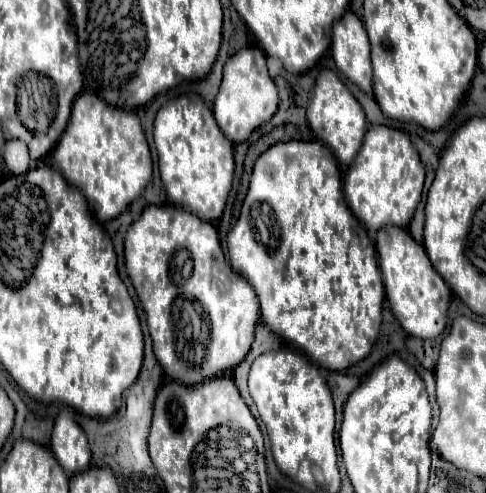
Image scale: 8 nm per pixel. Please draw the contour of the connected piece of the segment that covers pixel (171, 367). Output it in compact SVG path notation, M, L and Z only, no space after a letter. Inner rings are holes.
M167 205L167 207L147 207L141 217L131 225L131 229L127 231L127 237L125 237L125 267L127 267L127 275L135 287L135 293L143 305L143 311L147 315L147 327L149 327L149 333L151 333L151 339L153 339L153 351L155 351L155 357L159 361L159 365L163 367L163 373L165 377L169 377L171 381L179 381L187 387L193 387L193 385L199 385L203 381L209 381L209 379L215 379L215 377L221 377L225 371L231 371L233 367L237 367L243 357L249 353L251 345L253 345L253 333L255 333L255 327L259 323L259 303L257 303L257 295L253 291L253 287L247 283L247 279L243 279L241 275L235 275L231 271L231 265L225 261L223 257L223 251L221 251L221 243L219 243L219 237L217 237L217 231L211 223L203 223L197 215L191 215L189 211L183 211L179 207L173 207L173 205ZM195 303L199 305L199 317L191 317L191 313L197 313L195 309Z

